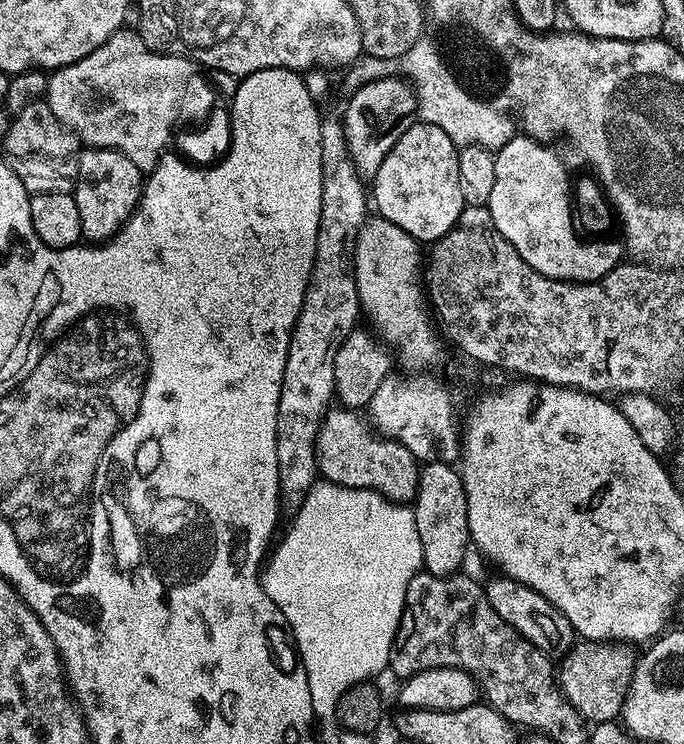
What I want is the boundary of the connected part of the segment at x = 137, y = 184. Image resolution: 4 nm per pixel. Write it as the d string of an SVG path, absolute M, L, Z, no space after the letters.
M91 146L85 147L78 156L78 174L74 178L74 195L78 202L78 218L82 218L82 237L88 242L107 242L116 235L117 232L123 228L125 222L132 217L132 211L140 204L140 198L144 190L144 181L146 179L145 173L138 170L138 166L134 166L134 162L130 162L130 158L126 158L126 154L117 152L115 148L93 148Z

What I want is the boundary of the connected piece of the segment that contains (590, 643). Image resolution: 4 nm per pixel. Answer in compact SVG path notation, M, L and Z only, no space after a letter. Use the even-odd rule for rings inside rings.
M584 640L577 643L572 651L563 657L564 665L558 668L558 683L564 696L574 708L584 715L588 722L612 722L621 715L624 700L628 696L628 688L631 686L632 676L636 672L638 652L628 642L609 642L606 640Z

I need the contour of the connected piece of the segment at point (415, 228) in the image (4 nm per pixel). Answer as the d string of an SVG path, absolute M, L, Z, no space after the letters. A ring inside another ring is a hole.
M423 122L412 123L406 130L406 134L398 138L390 154L386 154L371 185L370 192L374 197L374 208L376 204L375 211L385 220L394 222L394 226L400 226L402 230L406 230L406 234L410 234L416 240L421 242L441 240L452 229L454 222L458 222L460 211L465 207L459 186L458 164L458 147L446 136L444 130Z

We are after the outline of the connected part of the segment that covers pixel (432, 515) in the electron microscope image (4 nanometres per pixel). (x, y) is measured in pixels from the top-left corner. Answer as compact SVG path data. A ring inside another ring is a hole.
M428 462L420 469L420 481L412 513L422 542L423 571L432 576L454 576L461 571L470 552L468 534L468 507L466 490L459 471L453 465Z

